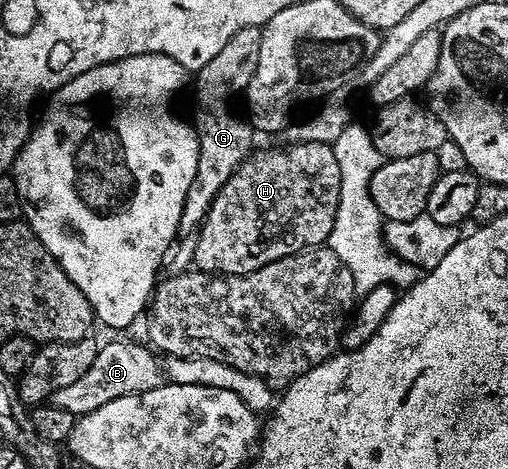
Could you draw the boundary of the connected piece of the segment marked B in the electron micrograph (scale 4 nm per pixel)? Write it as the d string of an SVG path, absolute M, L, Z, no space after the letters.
M111 342L108 346L100 345L89 372L85 372L85 376L79 377L75 383L68 384L65 388L57 388L57 392L53 392L50 396L50 405L65 408L65 412L82 416L101 408L101 404L109 404L109 400L149 392L163 385L164 363L154 349L144 346L137 346L133 342Z

